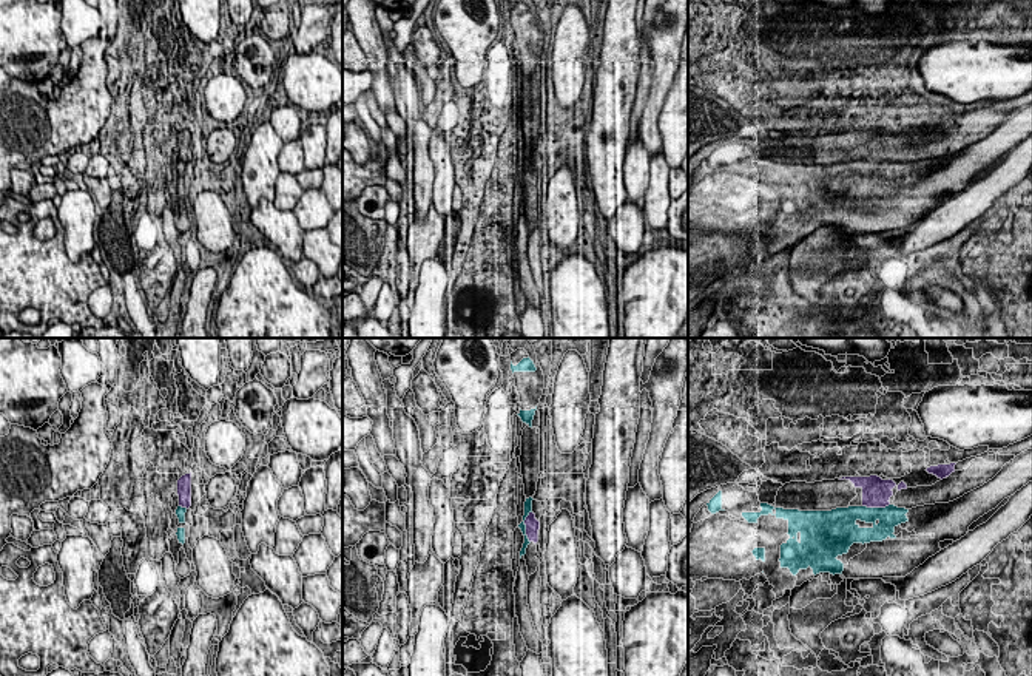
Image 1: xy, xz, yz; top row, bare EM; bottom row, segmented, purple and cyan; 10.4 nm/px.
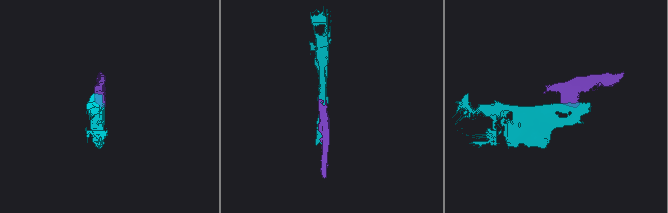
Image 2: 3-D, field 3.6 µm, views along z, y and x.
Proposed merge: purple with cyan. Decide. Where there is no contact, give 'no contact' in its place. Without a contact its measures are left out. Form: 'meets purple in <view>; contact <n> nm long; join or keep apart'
meets purple in xz; contact 340 nm long; keep apart

